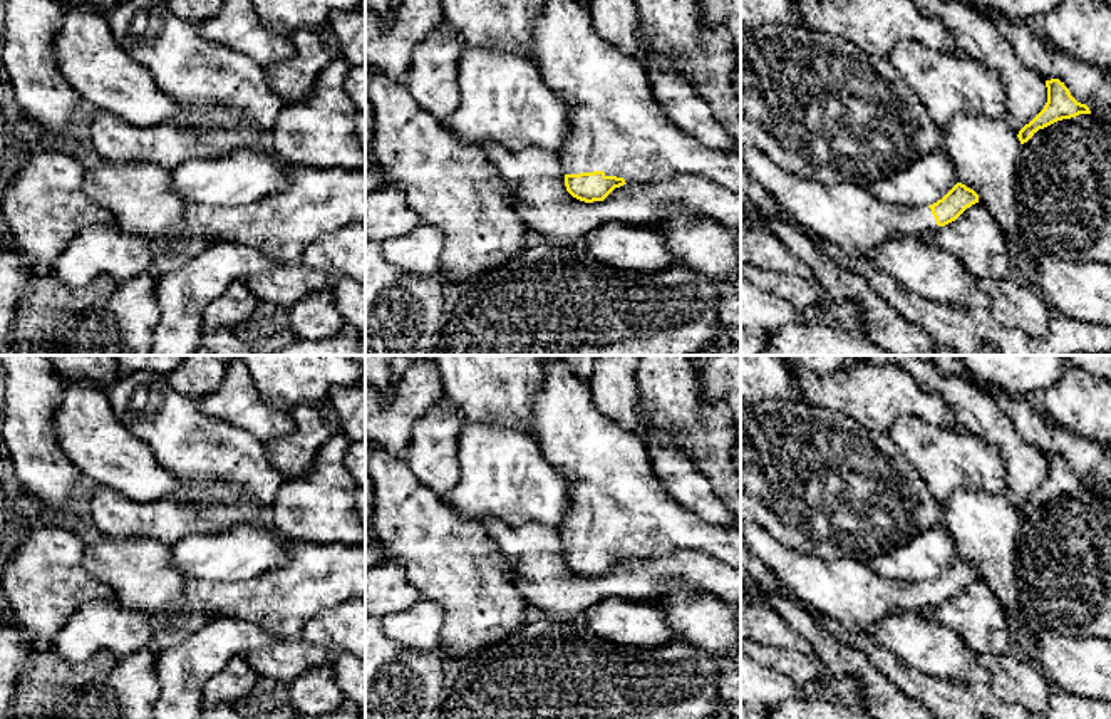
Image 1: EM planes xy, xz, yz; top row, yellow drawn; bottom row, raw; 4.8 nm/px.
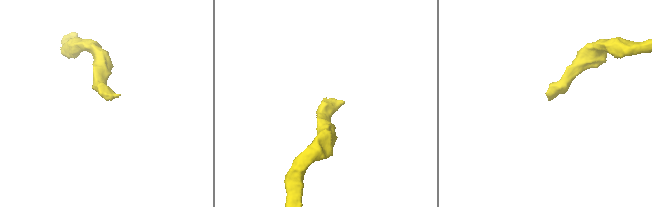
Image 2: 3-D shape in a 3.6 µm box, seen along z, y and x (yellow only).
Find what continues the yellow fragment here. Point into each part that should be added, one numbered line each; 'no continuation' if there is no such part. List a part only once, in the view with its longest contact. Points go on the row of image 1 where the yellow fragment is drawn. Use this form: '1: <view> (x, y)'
1: xz (615, 126)

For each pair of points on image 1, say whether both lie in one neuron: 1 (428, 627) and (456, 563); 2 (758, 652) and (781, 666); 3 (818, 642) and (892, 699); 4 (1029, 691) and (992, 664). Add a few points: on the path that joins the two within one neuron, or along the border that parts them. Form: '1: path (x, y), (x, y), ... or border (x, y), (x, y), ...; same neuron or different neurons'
1: border (423, 597), (436, 602), (443, 610), (438, 644); different neurons
2: path (763, 654), (776, 661); same neuron
3: path (837, 657), (857, 666), (873, 682); same neuron
4: path (1021, 684), (1001, 667); same neuron

